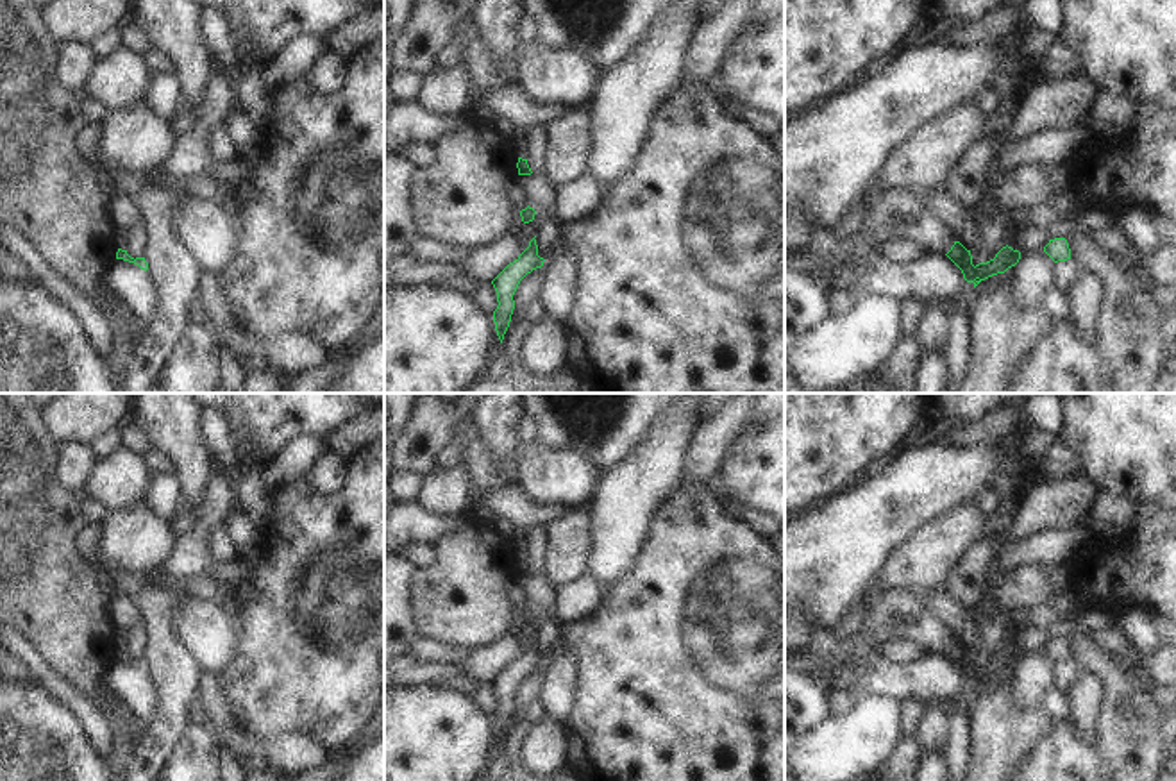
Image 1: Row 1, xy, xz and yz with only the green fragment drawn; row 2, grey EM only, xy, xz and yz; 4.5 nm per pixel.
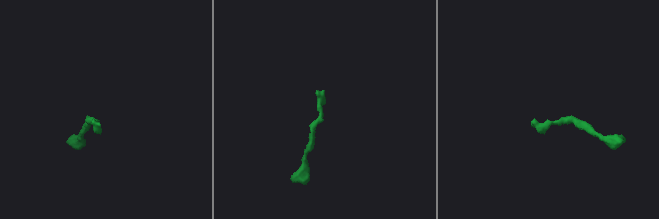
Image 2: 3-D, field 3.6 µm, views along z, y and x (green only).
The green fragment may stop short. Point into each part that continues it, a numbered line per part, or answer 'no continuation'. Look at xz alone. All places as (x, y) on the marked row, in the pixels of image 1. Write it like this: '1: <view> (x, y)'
1: xz (519, 136)

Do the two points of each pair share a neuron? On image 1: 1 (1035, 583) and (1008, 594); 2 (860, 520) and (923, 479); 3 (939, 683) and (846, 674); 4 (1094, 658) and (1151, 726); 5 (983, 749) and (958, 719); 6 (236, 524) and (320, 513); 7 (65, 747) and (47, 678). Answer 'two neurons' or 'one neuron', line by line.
1: one neuron
2: one neuron
3: one neuron
4: one neuron
5: two neurons
6: two neurons
7: two neurons

